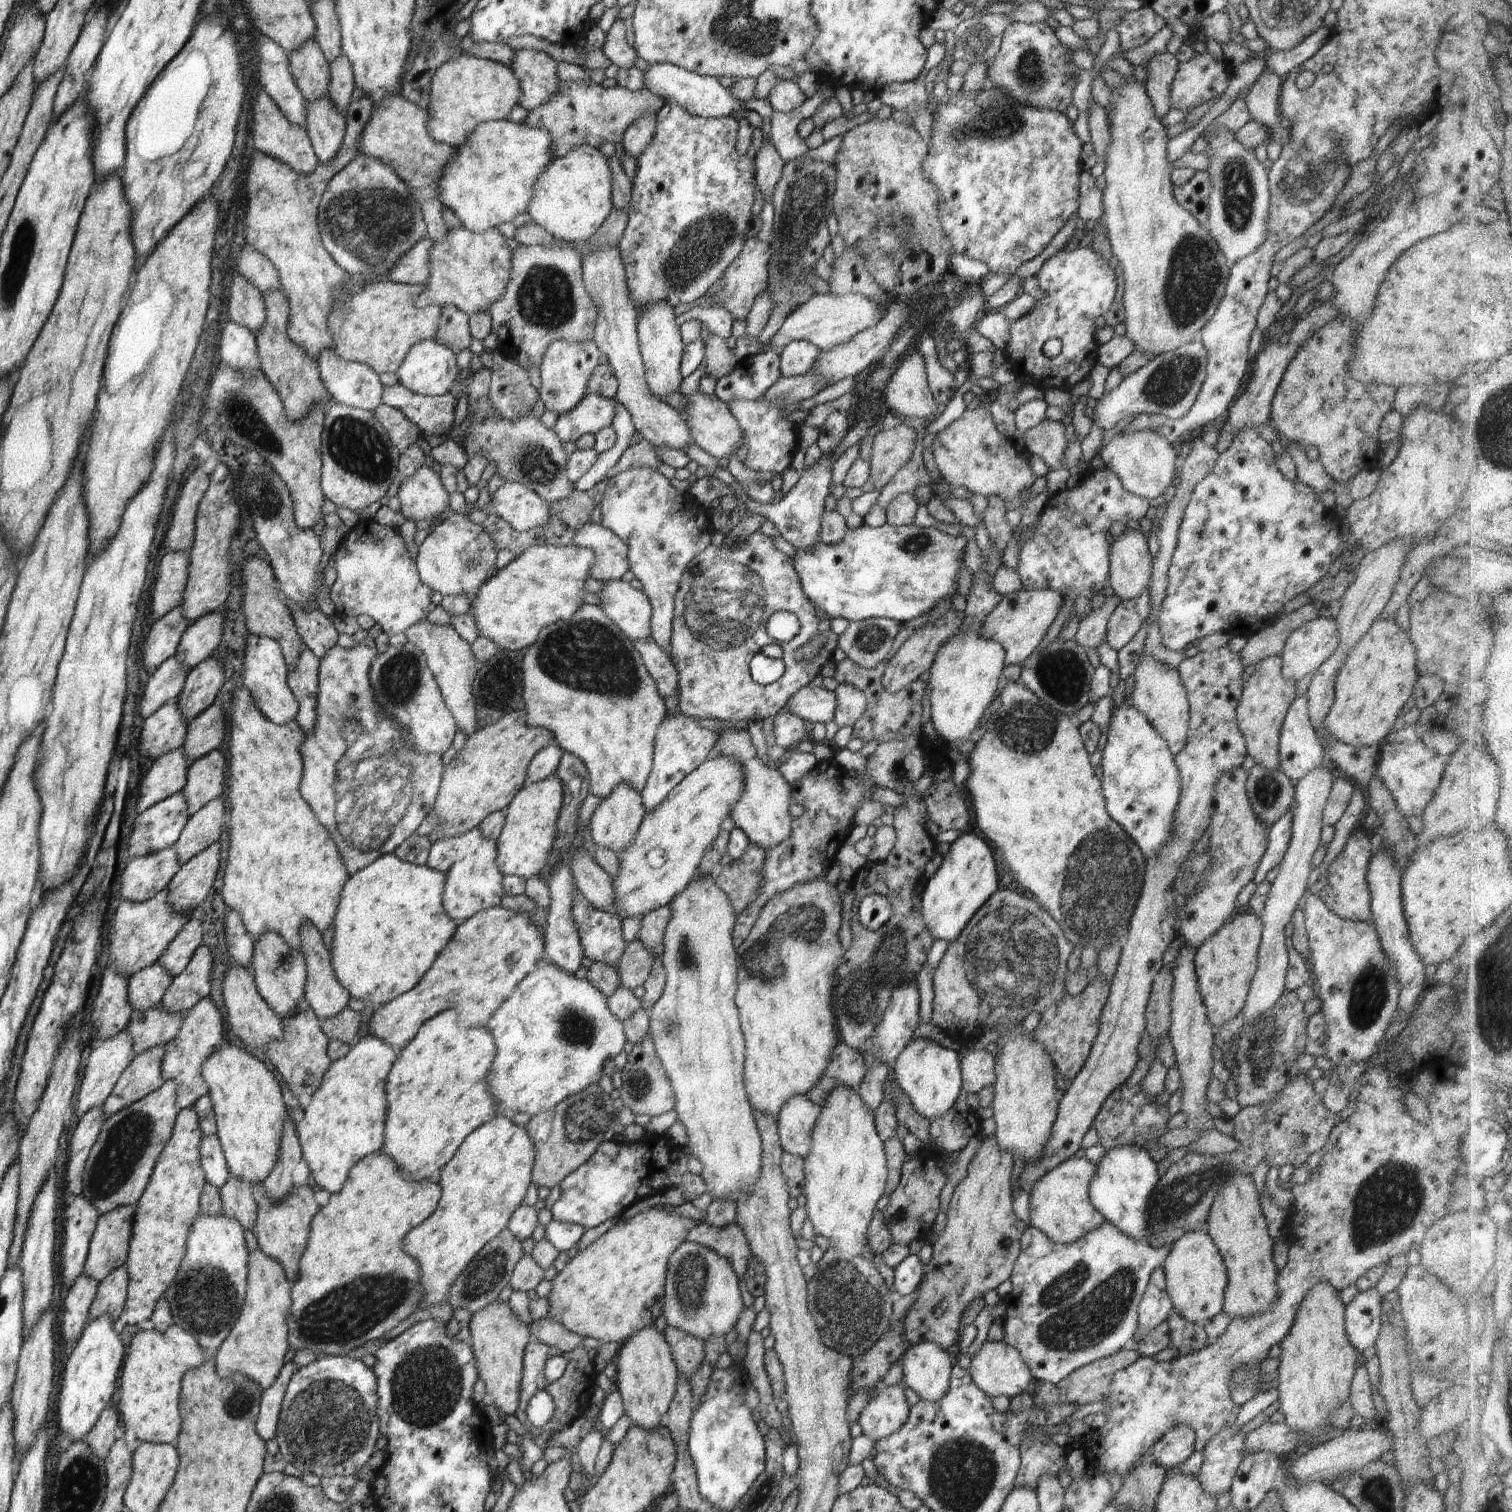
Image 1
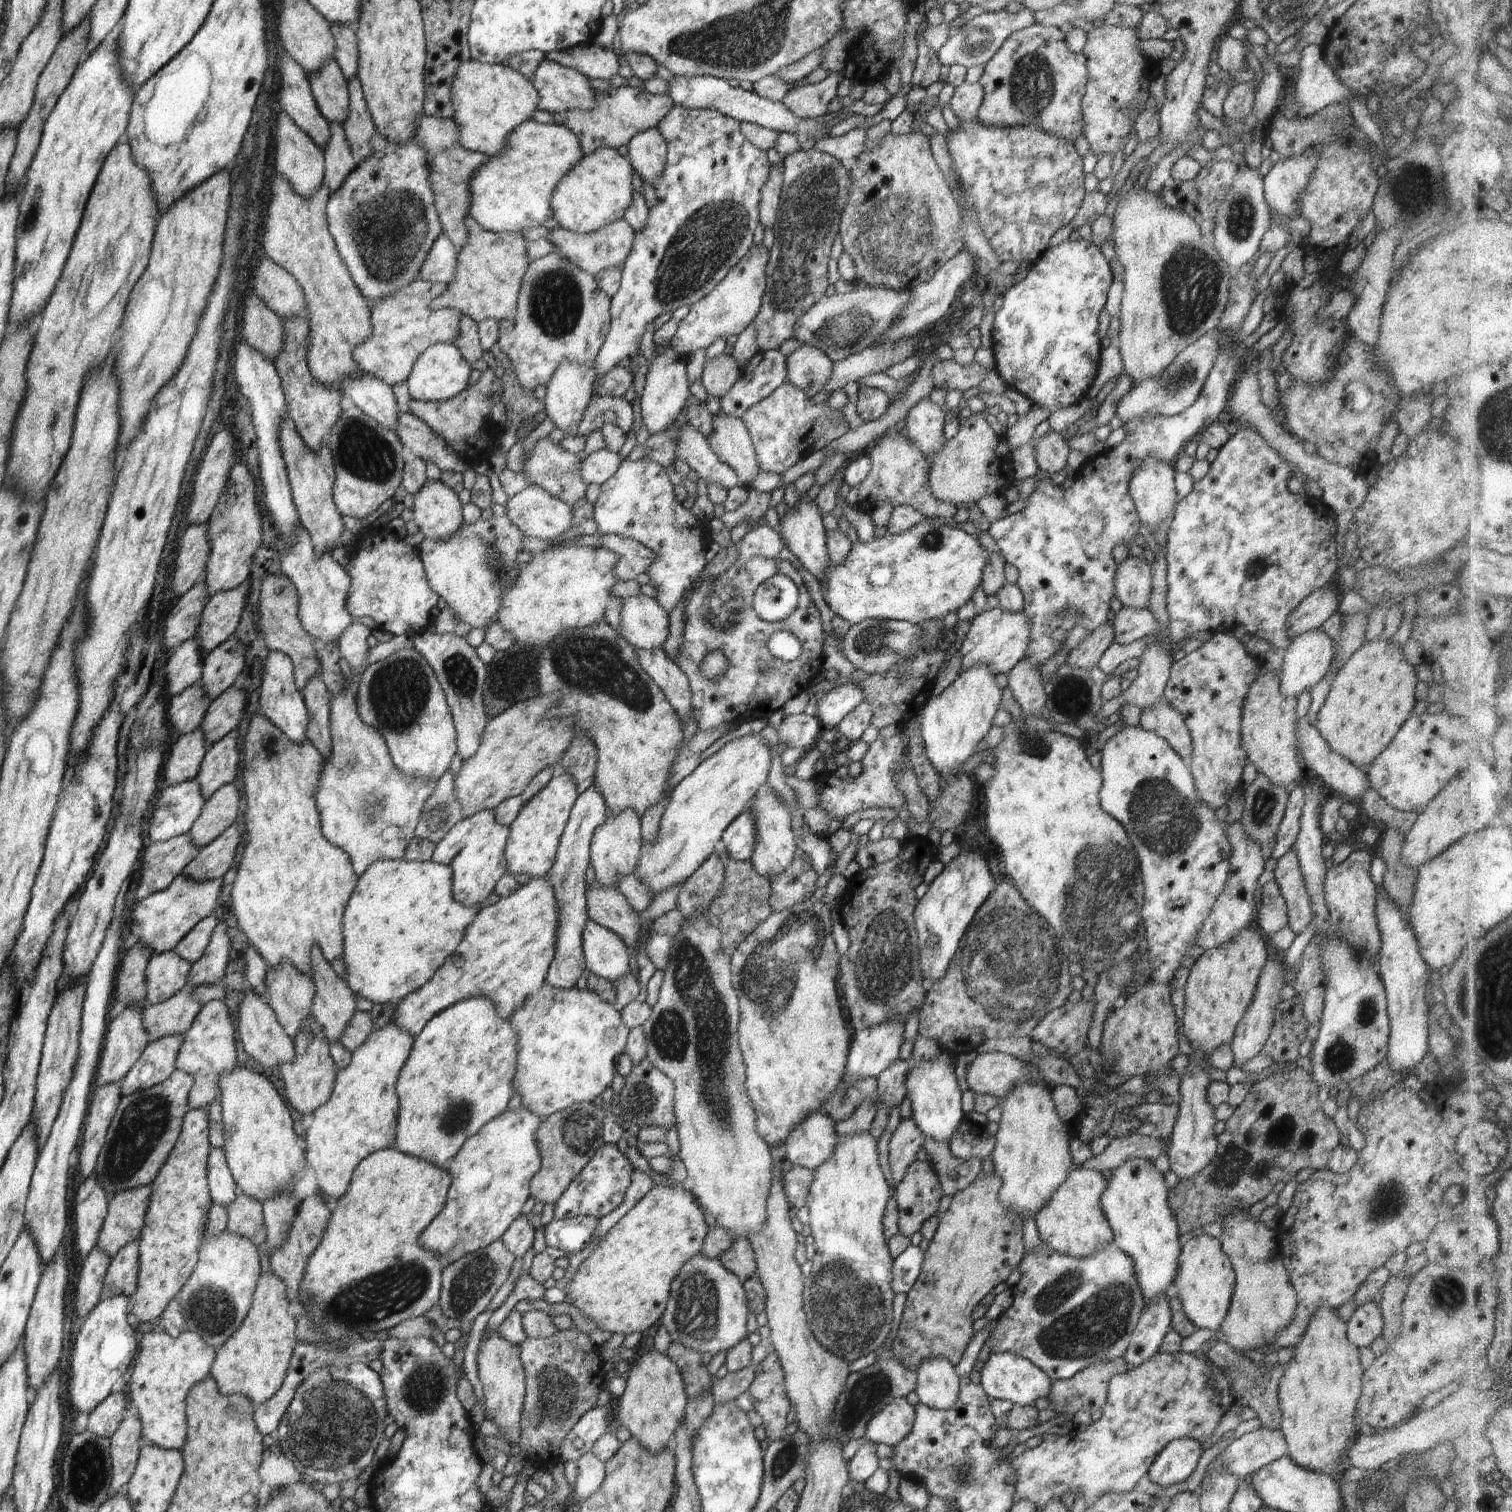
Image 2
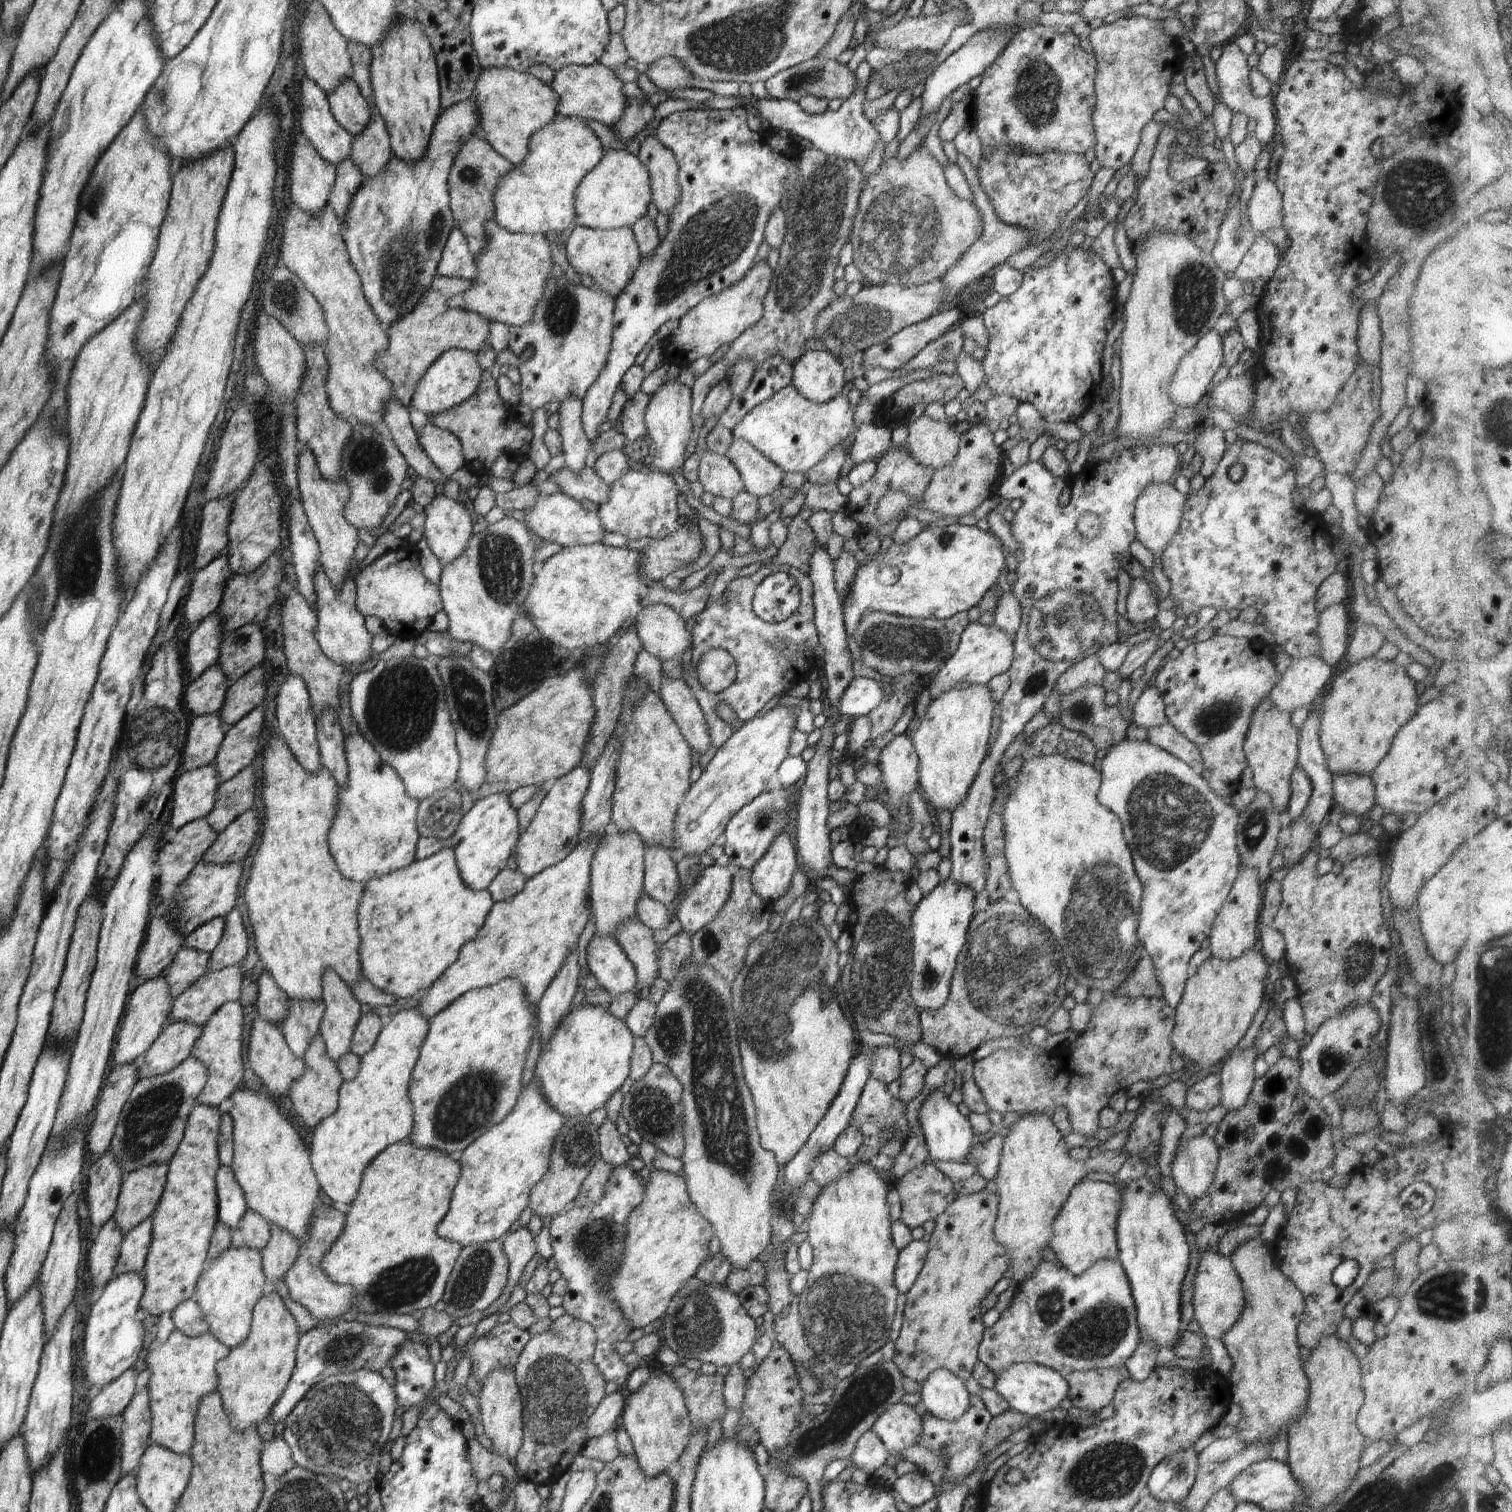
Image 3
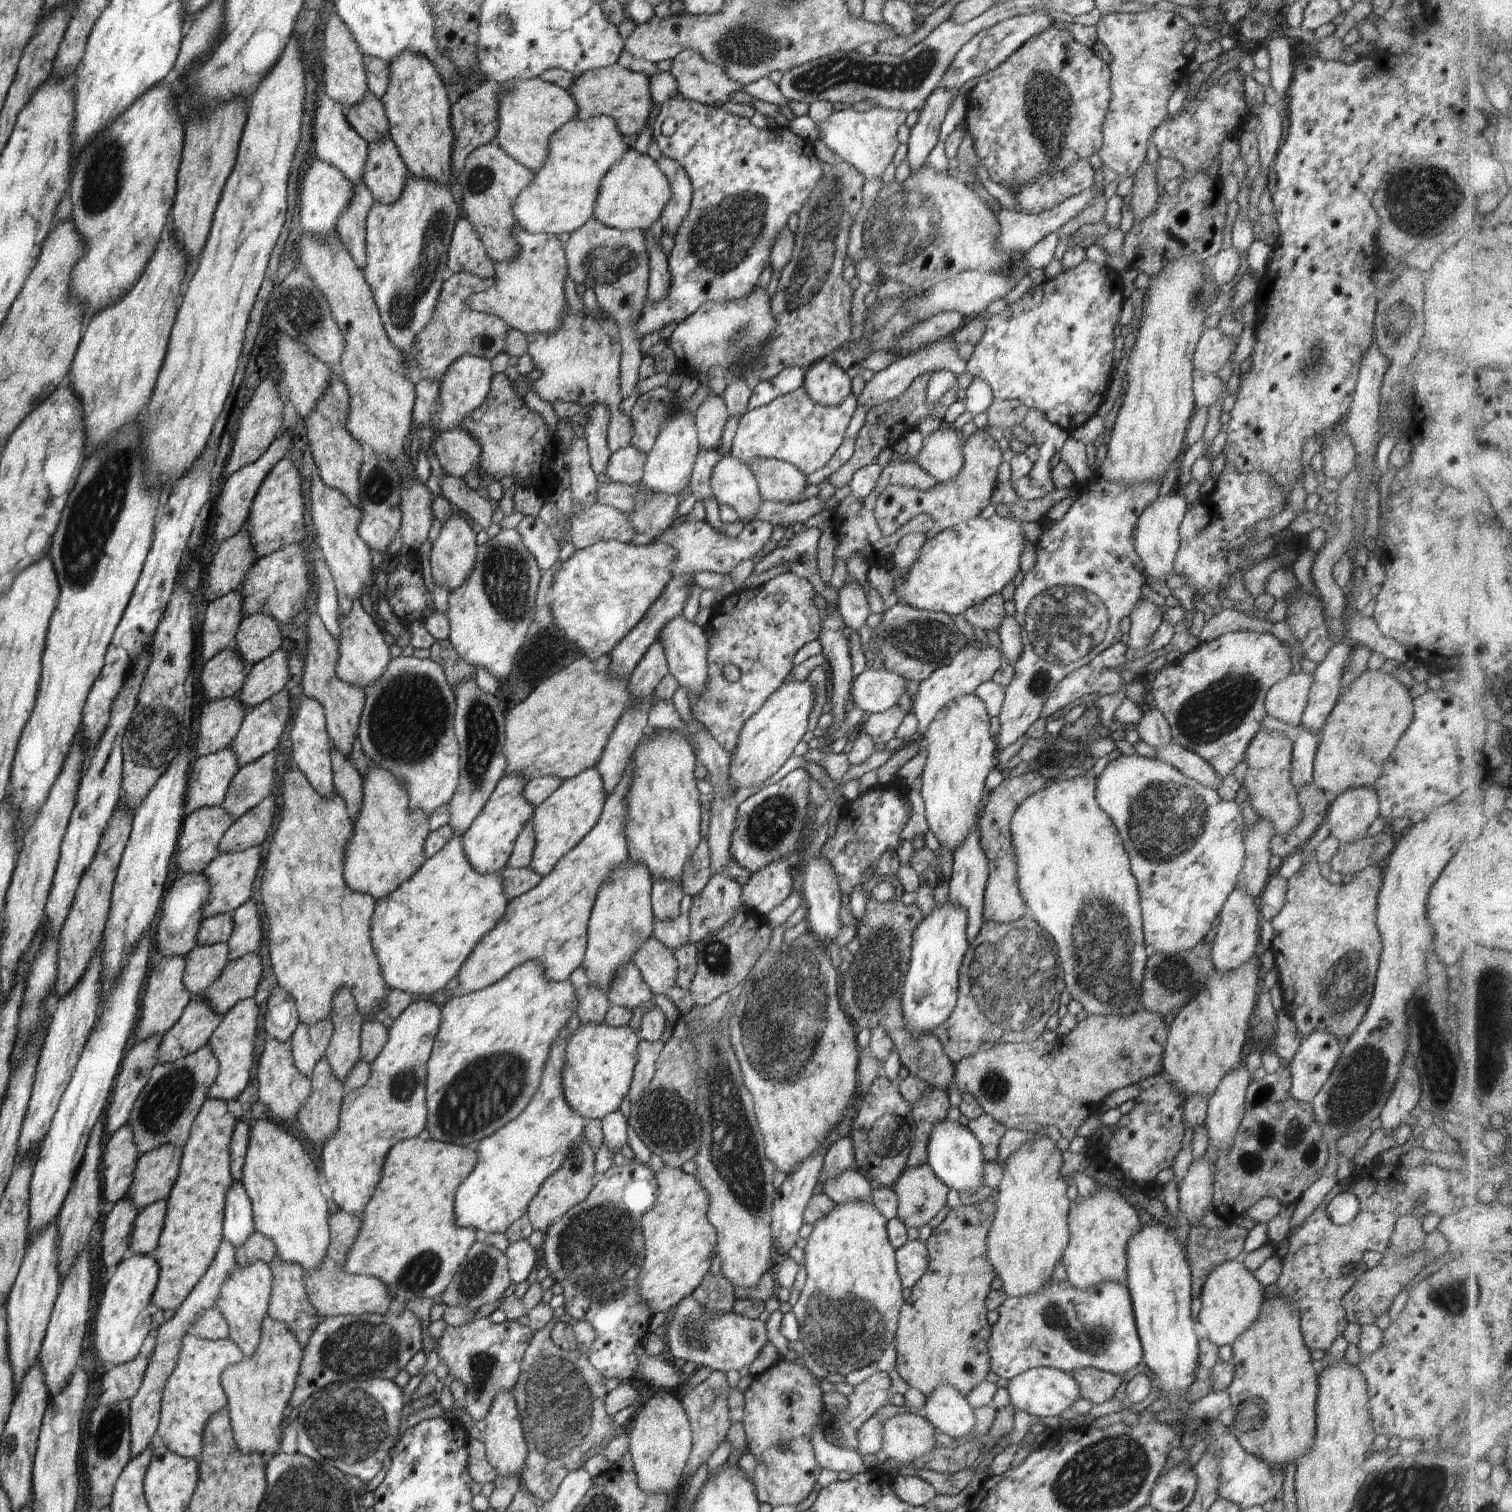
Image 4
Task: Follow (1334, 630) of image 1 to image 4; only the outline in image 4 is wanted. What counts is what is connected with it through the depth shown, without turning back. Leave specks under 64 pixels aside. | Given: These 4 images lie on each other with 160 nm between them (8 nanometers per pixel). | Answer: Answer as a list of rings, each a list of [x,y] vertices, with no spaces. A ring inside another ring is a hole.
[[[1290,673],[1268,690],[1265,698],[1267,714],[1296,728],[1307,705],[1310,687],[1315,681],[1313,673]]]

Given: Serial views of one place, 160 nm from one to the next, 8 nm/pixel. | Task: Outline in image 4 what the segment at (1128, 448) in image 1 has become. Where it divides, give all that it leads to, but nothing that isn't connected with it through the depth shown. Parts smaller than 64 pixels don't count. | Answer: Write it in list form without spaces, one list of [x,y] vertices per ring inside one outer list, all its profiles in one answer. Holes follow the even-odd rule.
[[[1170,492],[1166,496],[1158,496],[1150,506],[1138,517],[1136,533],[1134,534],[1135,549],[1143,562],[1143,572],[1148,582],[1161,580],[1173,572],[1174,559],[1179,547],[1179,526],[1184,518],[1189,504],[1182,492]]]

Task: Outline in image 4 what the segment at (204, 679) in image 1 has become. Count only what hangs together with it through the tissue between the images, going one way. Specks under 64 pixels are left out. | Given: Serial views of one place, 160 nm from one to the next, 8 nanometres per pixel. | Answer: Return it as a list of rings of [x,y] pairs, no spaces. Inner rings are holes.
[[[258,613],[244,617],[229,647],[237,652],[246,668],[250,669],[281,648],[283,636],[280,626],[275,618],[268,615]]]

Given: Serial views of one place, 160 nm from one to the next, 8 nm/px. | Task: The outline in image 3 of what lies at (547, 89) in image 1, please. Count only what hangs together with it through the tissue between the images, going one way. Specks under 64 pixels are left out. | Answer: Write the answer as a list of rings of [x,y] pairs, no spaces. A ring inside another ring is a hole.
[[[599,62],[591,65],[571,64],[554,72],[550,86],[559,98],[556,105],[558,117],[592,118],[606,126],[612,126],[622,117],[626,98],[622,94],[623,82],[609,67]]]

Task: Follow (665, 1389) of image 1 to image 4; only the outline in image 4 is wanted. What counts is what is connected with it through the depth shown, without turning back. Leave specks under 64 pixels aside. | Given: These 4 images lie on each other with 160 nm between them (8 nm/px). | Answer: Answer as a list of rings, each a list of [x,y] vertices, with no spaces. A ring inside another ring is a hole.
[[[659,1390],[658,1394],[650,1393],[643,1407],[635,1413],[634,1422],[629,1435],[629,1449],[633,1460],[633,1471],[636,1473],[639,1487],[647,1493],[662,1491],[669,1496],[675,1497],[680,1486],[680,1477],[686,1472],[687,1462],[693,1443],[693,1432],[684,1410],[681,1400],[676,1399],[674,1394]]]

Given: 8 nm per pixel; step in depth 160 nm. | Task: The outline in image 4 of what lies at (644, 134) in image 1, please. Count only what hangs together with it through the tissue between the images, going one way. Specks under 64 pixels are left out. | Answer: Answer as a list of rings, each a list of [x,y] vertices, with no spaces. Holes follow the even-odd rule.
[[[663,154],[655,163],[660,172],[668,179],[671,188],[668,202],[659,214],[660,222],[662,222],[663,230],[675,235],[691,205],[692,183],[687,172],[679,162],[676,162],[676,159],[668,158]]]

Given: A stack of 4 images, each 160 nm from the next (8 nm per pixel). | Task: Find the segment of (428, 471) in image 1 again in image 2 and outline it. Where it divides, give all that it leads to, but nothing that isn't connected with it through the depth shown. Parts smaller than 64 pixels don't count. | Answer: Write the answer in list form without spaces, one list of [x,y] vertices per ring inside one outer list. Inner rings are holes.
[[[427,479],[414,495],[411,510],[414,524],[429,539],[445,539],[464,524],[458,494],[440,480]]]

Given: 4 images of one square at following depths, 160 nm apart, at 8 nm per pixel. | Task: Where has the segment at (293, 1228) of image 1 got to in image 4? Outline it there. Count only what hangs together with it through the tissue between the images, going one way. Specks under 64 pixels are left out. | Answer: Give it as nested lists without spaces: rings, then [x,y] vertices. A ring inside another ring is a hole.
[[[338,1211],[329,1214],[328,1217],[330,1238],[329,1245],[315,1269],[304,1271],[302,1280],[305,1286],[305,1293],[312,1308],[321,1317],[335,1317],[338,1315],[358,1315],[364,1313],[376,1313],[384,1315],[392,1310],[392,1298],[389,1295],[387,1286],[374,1277],[364,1275],[348,1274],[343,1269],[343,1264],[354,1239],[357,1237],[361,1225],[361,1217],[346,1211]]]

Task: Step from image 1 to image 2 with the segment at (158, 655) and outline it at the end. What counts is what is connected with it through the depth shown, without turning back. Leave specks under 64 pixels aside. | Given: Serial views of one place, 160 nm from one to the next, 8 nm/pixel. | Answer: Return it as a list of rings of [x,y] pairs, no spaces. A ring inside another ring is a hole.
[[[200,580],[186,594],[175,600],[163,628],[163,646],[167,650],[194,638],[208,598],[205,582]]]

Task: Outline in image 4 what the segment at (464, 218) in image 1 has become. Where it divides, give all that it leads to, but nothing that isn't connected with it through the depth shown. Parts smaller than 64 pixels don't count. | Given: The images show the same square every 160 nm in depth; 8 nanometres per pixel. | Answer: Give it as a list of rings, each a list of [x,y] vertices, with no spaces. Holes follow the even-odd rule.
[[[606,115],[584,120],[572,119],[555,130],[548,139],[548,152],[544,164],[534,172],[532,180],[524,187],[524,190],[520,191],[512,205],[517,224],[529,233],[546,233],[556,236],[564,232],[570,234],[584,226],[584,223],[593,217],[592,211],[595,207],[600,179],[628,150],[628,147],[624,145],[623,137],[616,123]]]

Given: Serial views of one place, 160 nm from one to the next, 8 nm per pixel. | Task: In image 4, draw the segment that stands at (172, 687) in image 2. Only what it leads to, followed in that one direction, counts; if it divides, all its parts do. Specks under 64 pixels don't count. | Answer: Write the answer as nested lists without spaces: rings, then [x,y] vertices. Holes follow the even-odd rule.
[[[234,591],[217,598],[204,609],[200,650],[202,660],[208,662],[220,651],[228,648],[235,640],[237,630],[244,616],[241,608],[241,594]]]

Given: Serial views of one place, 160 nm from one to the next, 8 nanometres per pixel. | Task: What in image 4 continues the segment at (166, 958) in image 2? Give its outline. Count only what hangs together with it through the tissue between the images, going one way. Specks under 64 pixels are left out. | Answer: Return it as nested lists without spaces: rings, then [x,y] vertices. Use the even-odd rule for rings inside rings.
[[[196,945],[184,958],[185,969],[182,977],[185,989],[192,995],[210,986],[229,961],[228,945]]]

